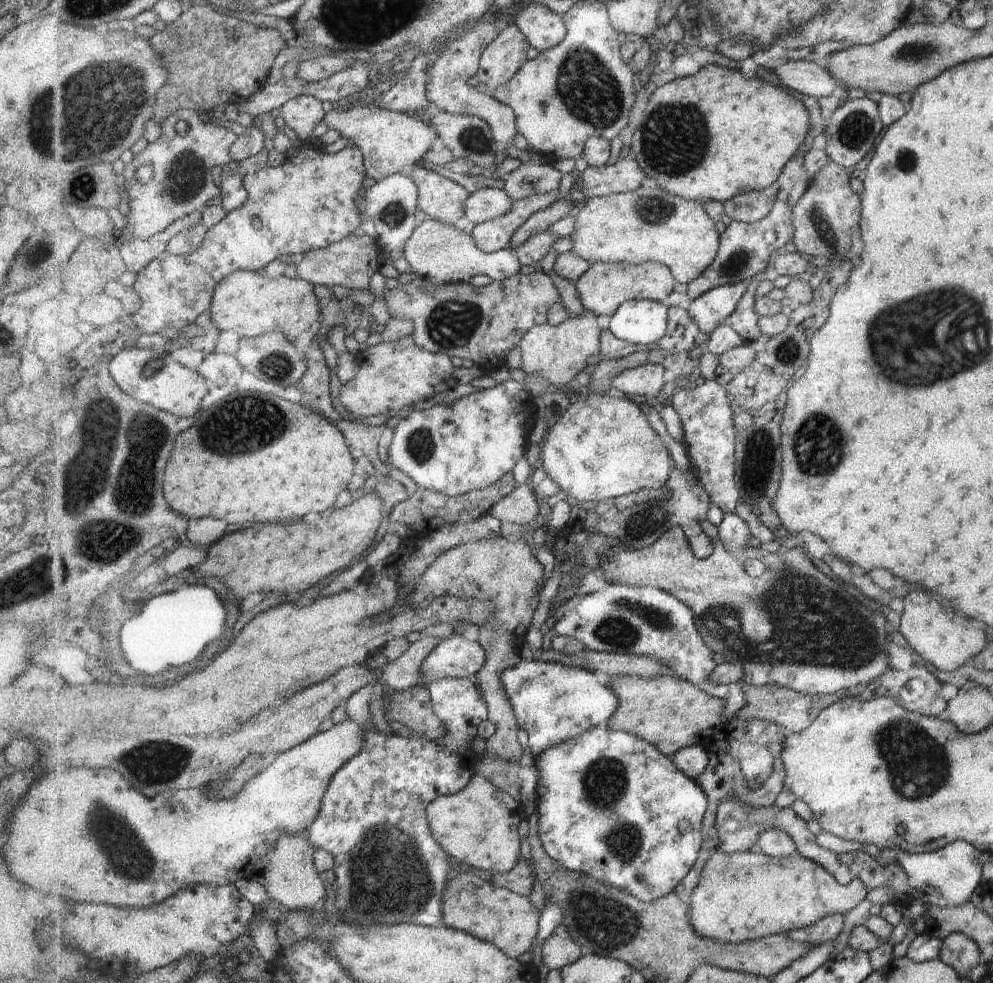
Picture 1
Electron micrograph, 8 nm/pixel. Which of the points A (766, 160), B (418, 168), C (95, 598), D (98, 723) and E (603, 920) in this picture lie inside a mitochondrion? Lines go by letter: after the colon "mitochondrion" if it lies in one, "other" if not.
A: other
B: other
C: other
D: other
E: mitochondrion

